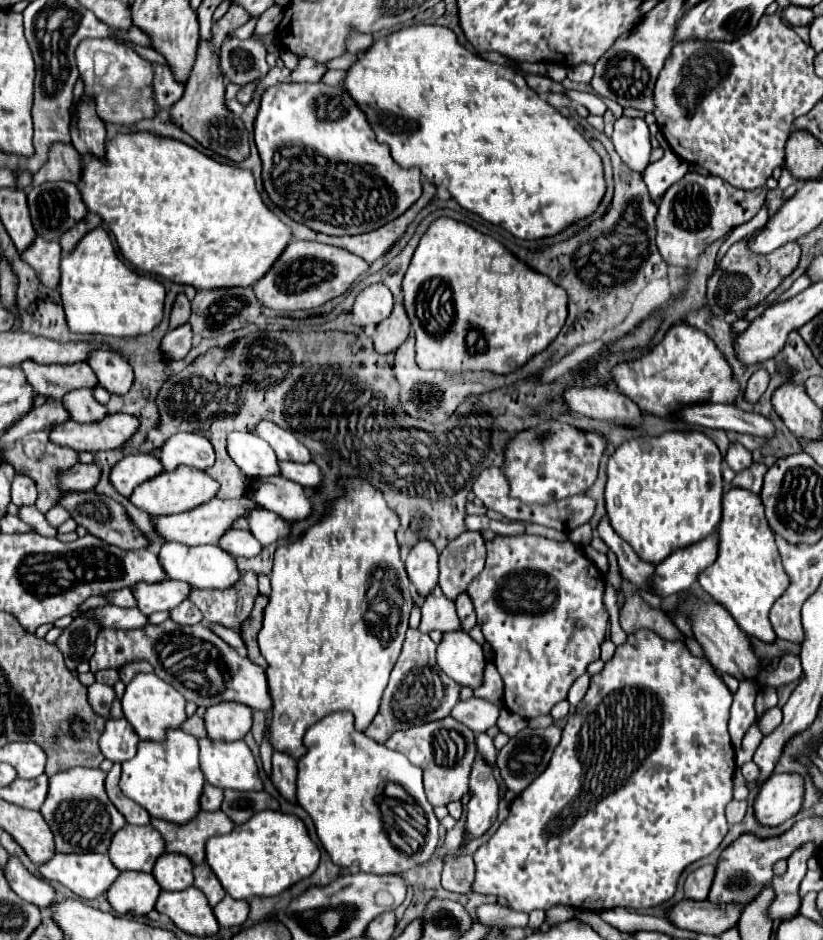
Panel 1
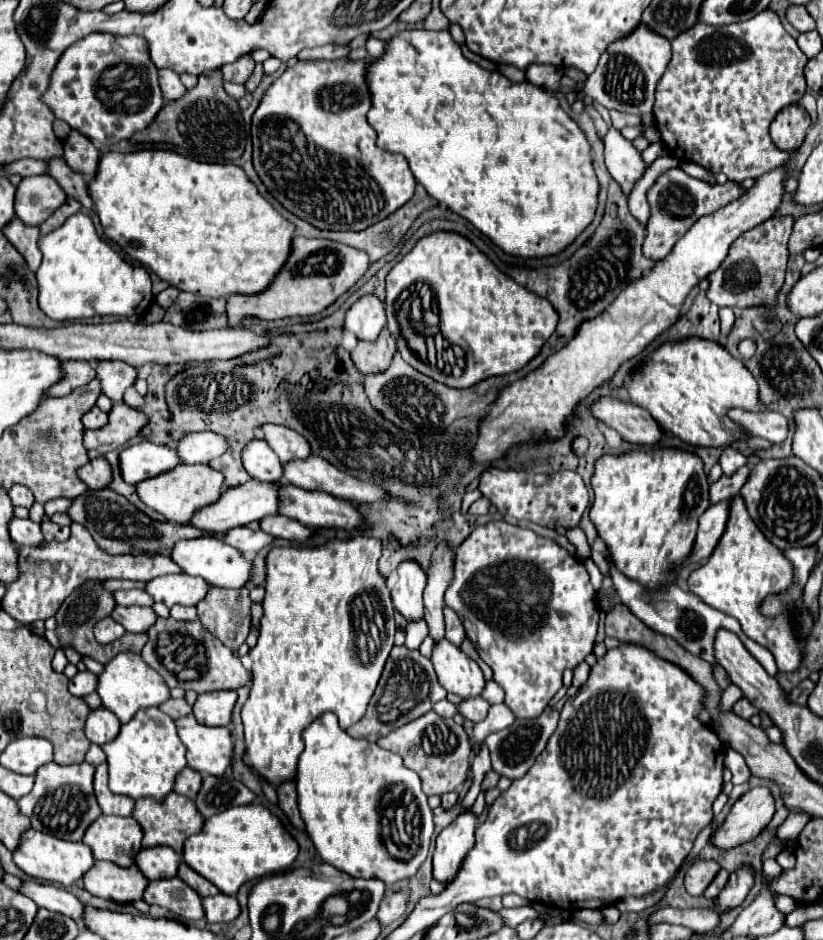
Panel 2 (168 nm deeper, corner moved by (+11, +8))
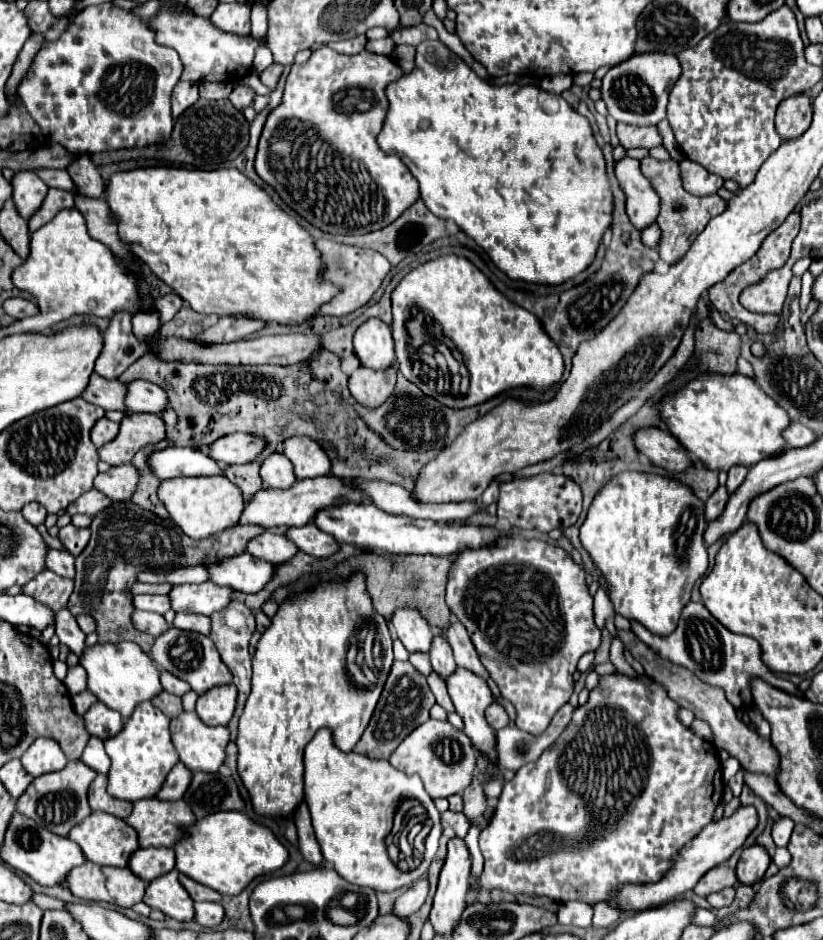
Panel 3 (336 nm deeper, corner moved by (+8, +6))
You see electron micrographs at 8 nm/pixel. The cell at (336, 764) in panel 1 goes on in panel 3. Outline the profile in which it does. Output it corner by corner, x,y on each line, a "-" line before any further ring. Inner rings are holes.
321,728
307,744
305,802
311,812
313,830
325,862
329,862
347,882
367,886
377,892
393,892
401,886
409,886
427,872
427,862
417,870
403,872
387,854
385,838
393,828
393,814
403,796
413,796
423,804
433,822
431,836
441,836
439,812
417,774
407,776
393,768
389,760
373,760
357,752
339,750
329,728

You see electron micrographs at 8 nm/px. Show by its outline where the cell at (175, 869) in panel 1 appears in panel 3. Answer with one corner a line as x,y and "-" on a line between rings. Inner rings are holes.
139,848
131,854
129,870
145,882
151,882
175,868
175,852
171,848

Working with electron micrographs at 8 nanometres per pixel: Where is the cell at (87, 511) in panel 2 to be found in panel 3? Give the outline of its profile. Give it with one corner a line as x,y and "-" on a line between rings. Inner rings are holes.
131,500
111,502
105,510
93,516
91,522
91,540
85,550
77,556
75,568
75,590
69,598
69,612
73,616
89,614
97,622
99,644
119,644
119,642
135,642
141,650
149,652
153,646
153,636
139,632
131,626
131,584
135,582
135,574
139,570
169,570
175,566
195,566
203,564
205,558
225,558
245,552
247,542
261,534
265,528
261,526
231,526
223,532
207,536
203,540
189,538
171,522
163,520
149,510
143,510

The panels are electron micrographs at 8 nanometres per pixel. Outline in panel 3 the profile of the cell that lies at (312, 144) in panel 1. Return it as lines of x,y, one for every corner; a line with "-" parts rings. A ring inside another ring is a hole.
321,46
319,50
315,50
305,64
293,64
291,66
291,72
287,76
285,90
283,90
283,102
269,112
267,122
263,126
263,132
261,132
261,138
259,138
259,150
257,150
257,158
255,158
255,170
257,170
257,174
263,182
267,182
269,186
275,188
275,192
281,196
281,200
289,208
293,208
301,218
305,218
315,228
319,228
327,234
367,234
371,230
381,230
383,226
395,222
395,218
399,218
419,198
419,186
415,182
415,176
409,172
409,168
403,164
403,160
399,156
385,154
379,148
377,140
375,140
381,126
383,126
383,118
385,118
385,112
387,112
387,106
389,106
387,96
385,96
385,86
389,82
397,80
401,74
403,74
403,70
389,56
371,54
367,50
363,50
355,56
343,56
343,54
337,54
335,50
331,50
327,46

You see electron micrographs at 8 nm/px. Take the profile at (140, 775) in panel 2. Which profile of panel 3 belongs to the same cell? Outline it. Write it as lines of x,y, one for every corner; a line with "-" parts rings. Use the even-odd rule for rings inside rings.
141,702
135,708
135,714
131,714
131,718
125,722
125,728
105,742
105,752
111,758
107,788
111,796
135,802
139,798
151,798
163,788
167,774
179,762
179,754
175,752
171,740
169,722
171,720
151,702

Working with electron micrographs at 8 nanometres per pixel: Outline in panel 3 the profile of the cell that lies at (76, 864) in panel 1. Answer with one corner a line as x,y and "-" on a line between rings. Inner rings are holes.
17,812
9,822
5,844
1,846
1,858
15,870
31,876
41,886
57,886
65,882
67,874
87,860
83,850
75,842
71,842
69,838
59,838
57,834
51,834
45,828
33,828
33,822

